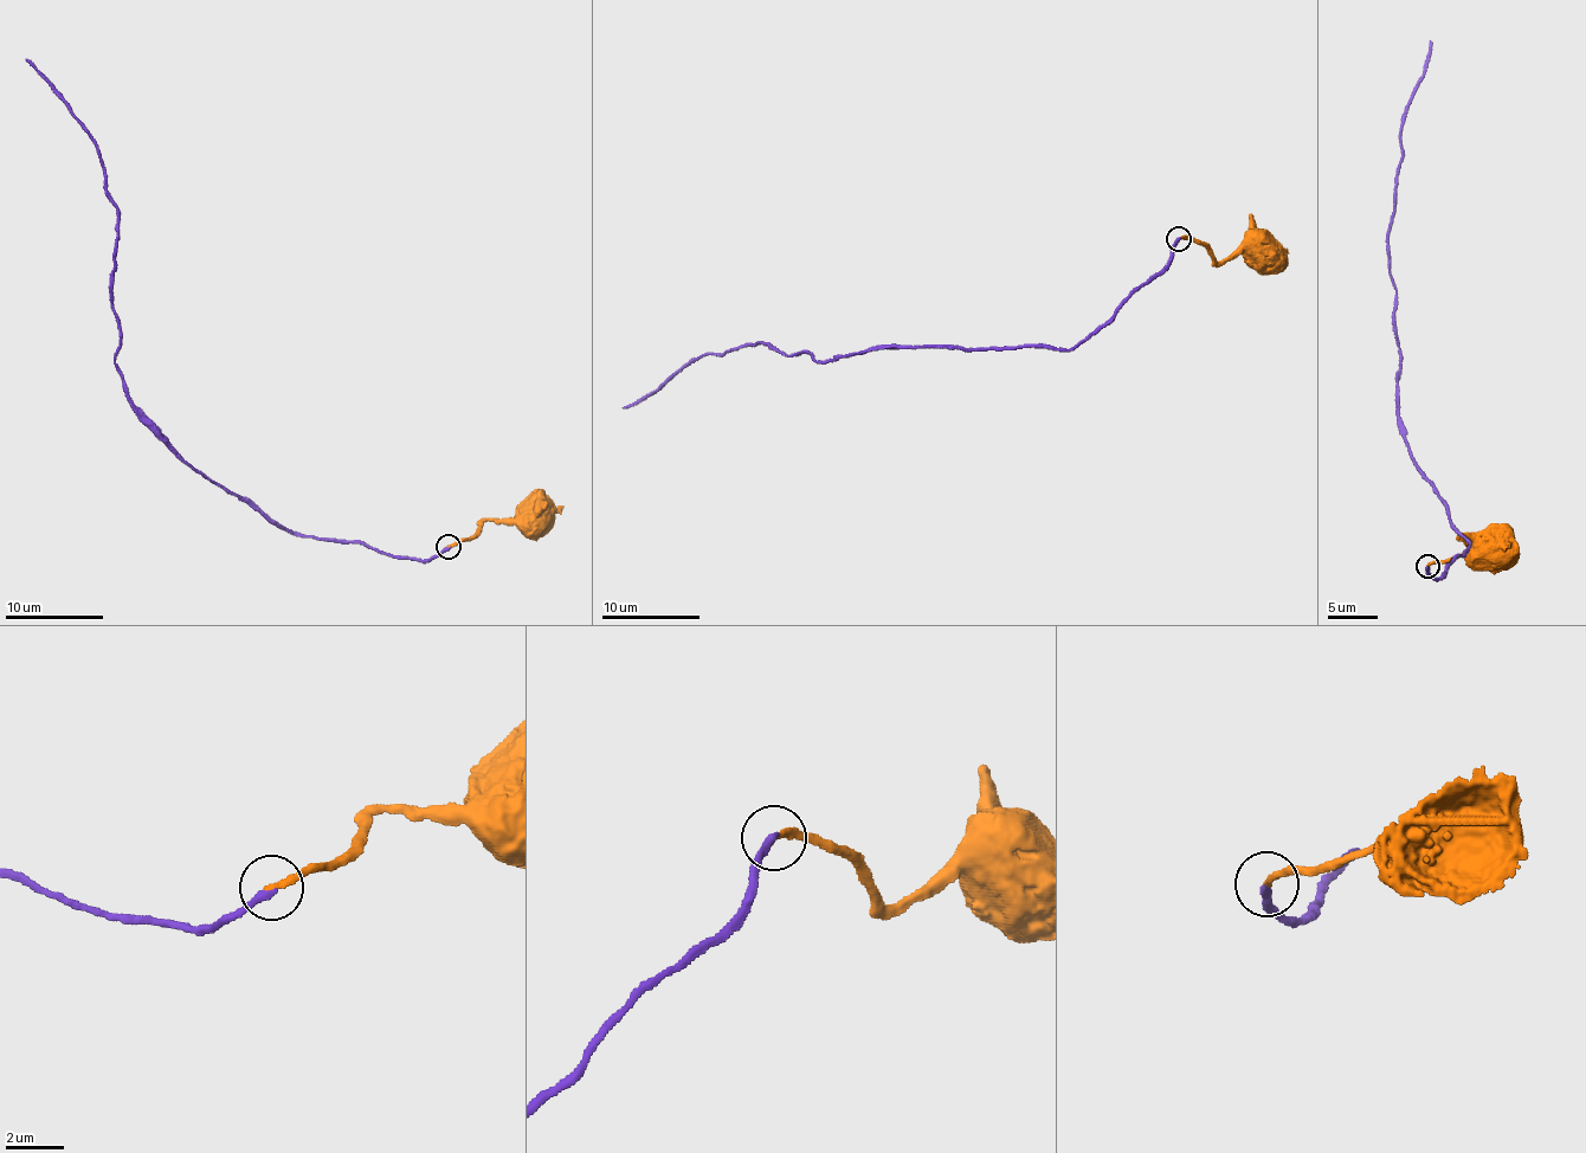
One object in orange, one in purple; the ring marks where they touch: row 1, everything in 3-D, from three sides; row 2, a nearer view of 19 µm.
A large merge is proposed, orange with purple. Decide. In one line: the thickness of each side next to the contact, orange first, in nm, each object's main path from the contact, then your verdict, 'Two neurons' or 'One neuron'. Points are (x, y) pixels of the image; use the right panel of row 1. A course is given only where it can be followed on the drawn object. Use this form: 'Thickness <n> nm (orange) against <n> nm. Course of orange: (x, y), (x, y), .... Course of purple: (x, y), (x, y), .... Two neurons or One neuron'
Thickness 240 nm (orange) against 280 nm. Course of orange: (1427, 565), (1446, 562), (1490, 545), (1497, 546). Course of purple: (1427, 567), (1443, 575), (1468, 547), (1418, 469), (1398, 413), (1388, 253), (1401, 127), (1430, 42). One neuron

